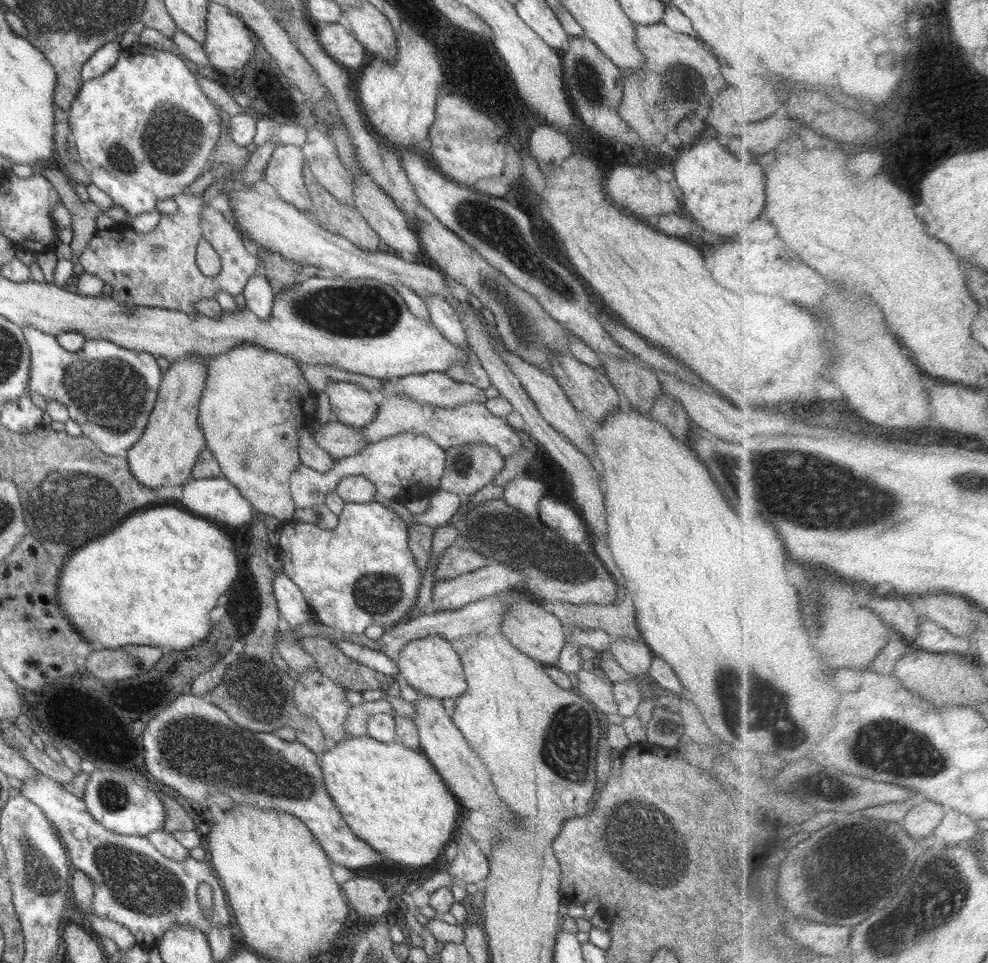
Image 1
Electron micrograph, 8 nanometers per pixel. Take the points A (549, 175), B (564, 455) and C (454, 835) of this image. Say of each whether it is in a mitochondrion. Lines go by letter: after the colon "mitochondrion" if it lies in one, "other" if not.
A: other
B: other
C: other

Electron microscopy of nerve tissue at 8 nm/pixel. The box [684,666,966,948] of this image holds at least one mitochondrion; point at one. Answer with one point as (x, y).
(882, 867)

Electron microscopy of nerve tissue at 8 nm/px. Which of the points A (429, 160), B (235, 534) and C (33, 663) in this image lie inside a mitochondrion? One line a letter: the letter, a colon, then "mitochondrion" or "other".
A: other
B: other
C: other

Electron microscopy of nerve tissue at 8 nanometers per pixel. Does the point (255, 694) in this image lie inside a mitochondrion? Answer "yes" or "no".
yes

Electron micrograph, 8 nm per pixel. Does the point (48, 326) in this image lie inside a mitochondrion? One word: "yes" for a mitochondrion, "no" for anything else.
no

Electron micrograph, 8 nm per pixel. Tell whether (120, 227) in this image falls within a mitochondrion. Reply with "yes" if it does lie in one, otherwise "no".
no

